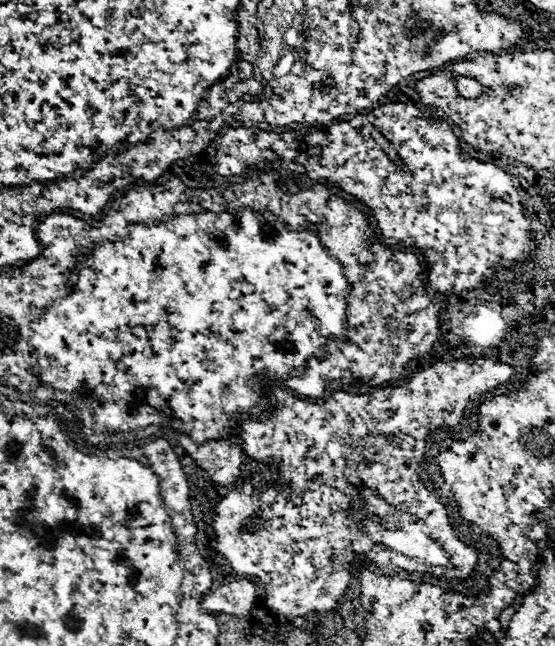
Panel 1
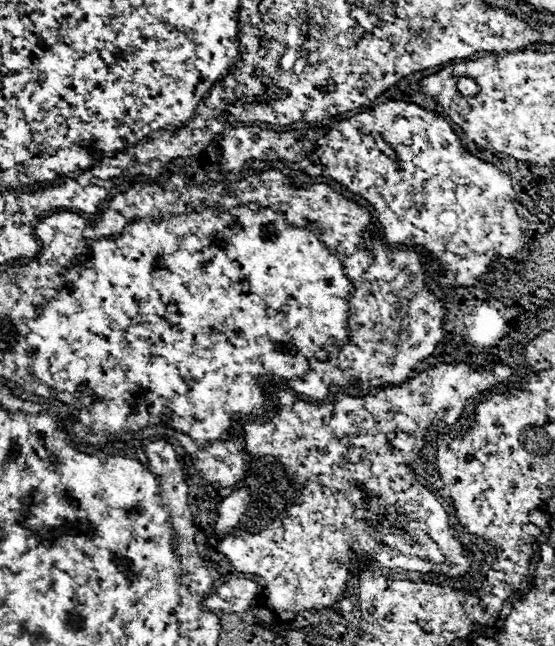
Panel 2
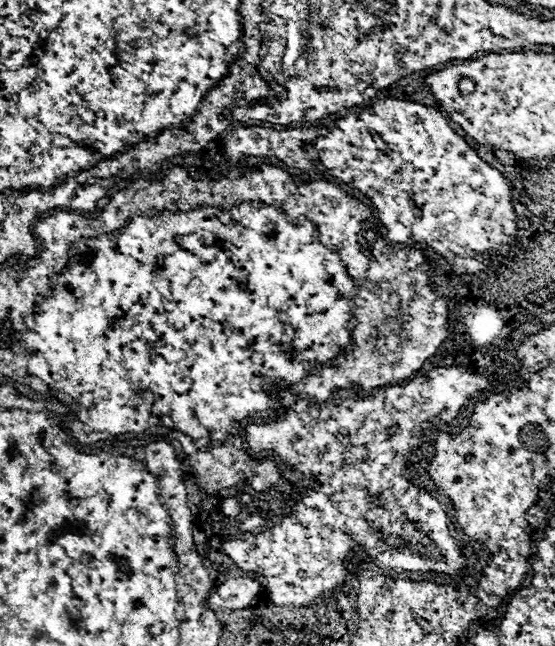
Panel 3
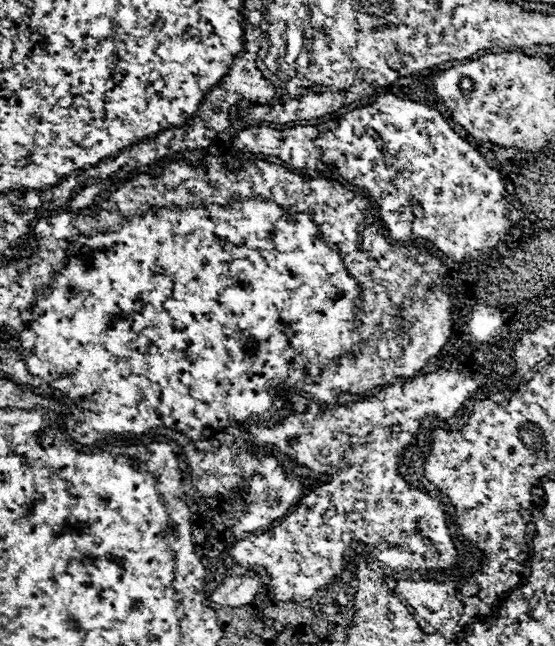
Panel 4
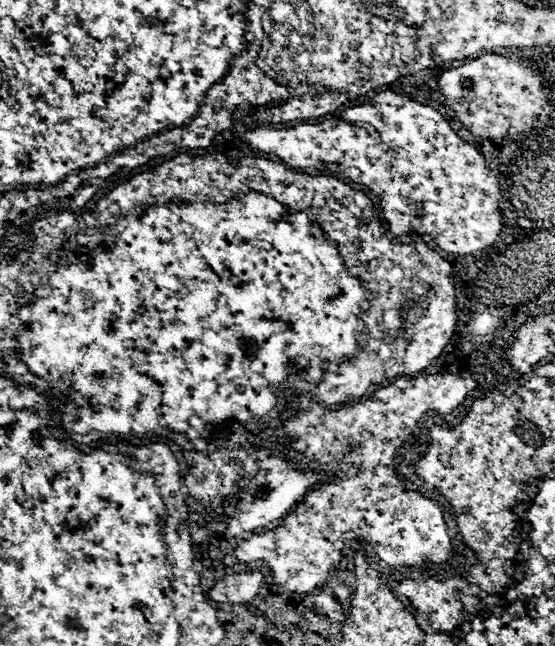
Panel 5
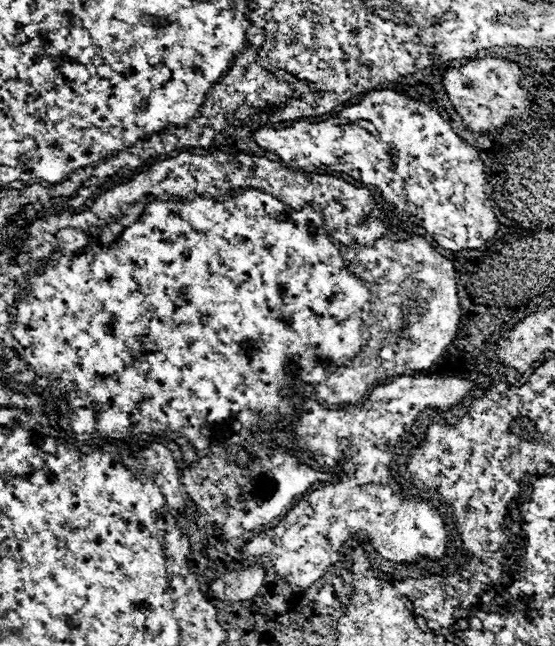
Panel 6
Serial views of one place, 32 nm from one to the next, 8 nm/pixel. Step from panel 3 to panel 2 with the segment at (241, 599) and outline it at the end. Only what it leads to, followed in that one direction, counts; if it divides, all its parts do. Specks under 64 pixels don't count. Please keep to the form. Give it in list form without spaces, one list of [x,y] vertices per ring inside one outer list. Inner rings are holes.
[[[248,578],[228,580],[216,588],[214,594],[206,598],[208,610],[224,610],[224,612],[246,612],[252,606],[252,600],[258,594],[258,584]]]

